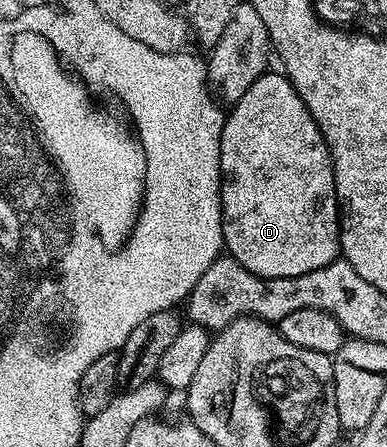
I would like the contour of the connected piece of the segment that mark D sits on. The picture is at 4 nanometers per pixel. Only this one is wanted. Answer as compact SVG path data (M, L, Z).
M266 71L247 89L247 94L239 98L228 109L225 124L221 127L221 238L223 248L234 260L239 261L251 274L271 278L291 278L299 274L311 274L311 270L319 270L332 260L338 259L341 251L341 221L337 202L337 187L333 177L333 159L329 157L329 147L315 122L311 118L311 110L299 98L295 86L280 71Z

